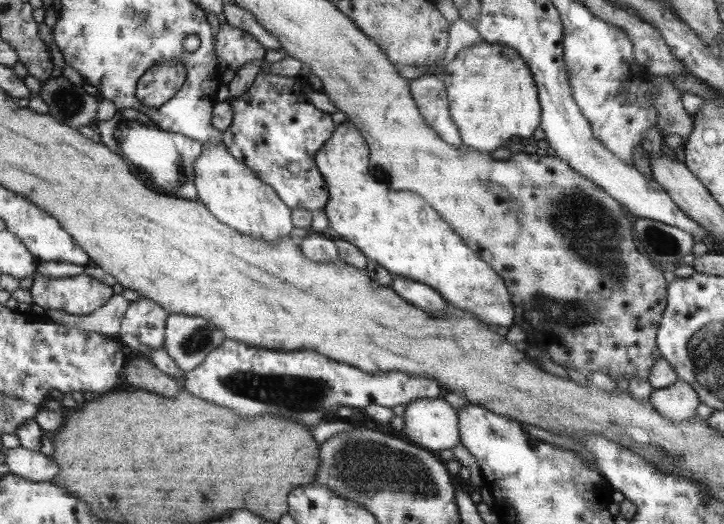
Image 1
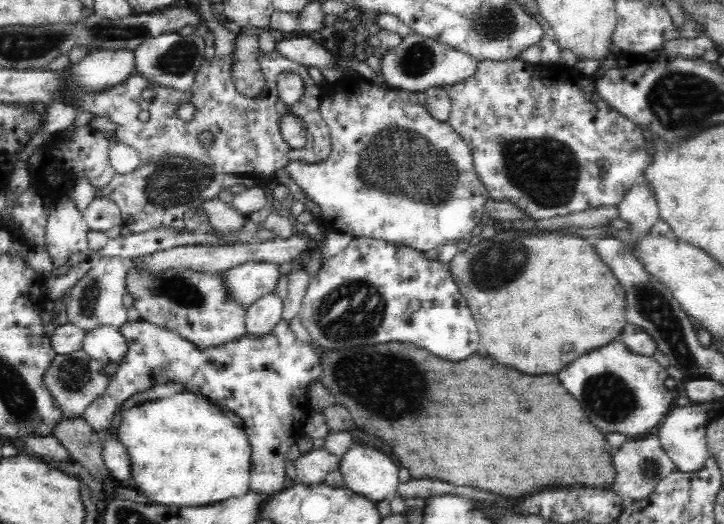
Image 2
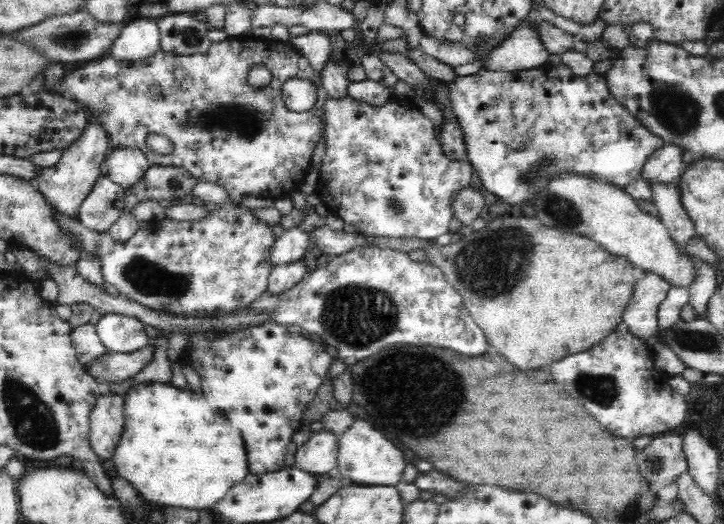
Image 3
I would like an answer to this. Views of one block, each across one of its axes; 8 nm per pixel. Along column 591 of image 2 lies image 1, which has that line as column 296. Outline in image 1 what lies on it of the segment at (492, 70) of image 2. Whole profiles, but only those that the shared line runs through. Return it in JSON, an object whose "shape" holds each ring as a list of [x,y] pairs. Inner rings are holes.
{"shape":[[[259,72],[254,84],[240,96],[228,97],[225,101],[231,108],[231,124],[221,133],[221,142],[227,147],[233,158],[250,167],[254,174],[275,190],[290,209],[307,211],[323,210],[326,206],[329,190],[323,181],[322,173],[314,162],[315,154],[330,139],[334,132],[331,116],[313,108],[305,96],[297,94],[299,80],[296,77],[281,78],[281,75]]]}

